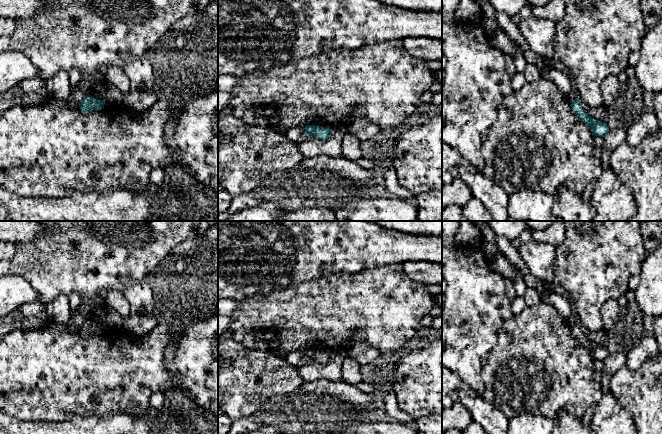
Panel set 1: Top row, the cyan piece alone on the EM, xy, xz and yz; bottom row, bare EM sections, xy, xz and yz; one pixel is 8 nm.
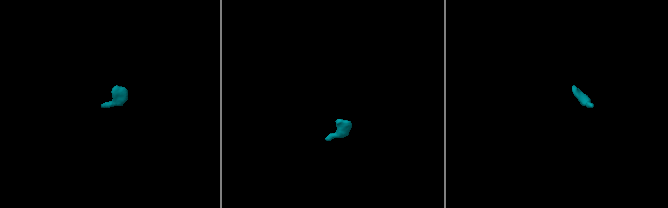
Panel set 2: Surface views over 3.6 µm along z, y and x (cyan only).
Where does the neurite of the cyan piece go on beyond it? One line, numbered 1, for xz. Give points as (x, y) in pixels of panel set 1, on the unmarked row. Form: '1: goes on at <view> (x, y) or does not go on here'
1: does not go on here

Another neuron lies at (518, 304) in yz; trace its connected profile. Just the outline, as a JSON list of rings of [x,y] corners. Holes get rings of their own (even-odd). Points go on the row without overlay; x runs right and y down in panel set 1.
[[[516,296],[515,299],[511,303],[511,309],[513,314],[519,314],[526,308],[527,304],[523,297]]]

